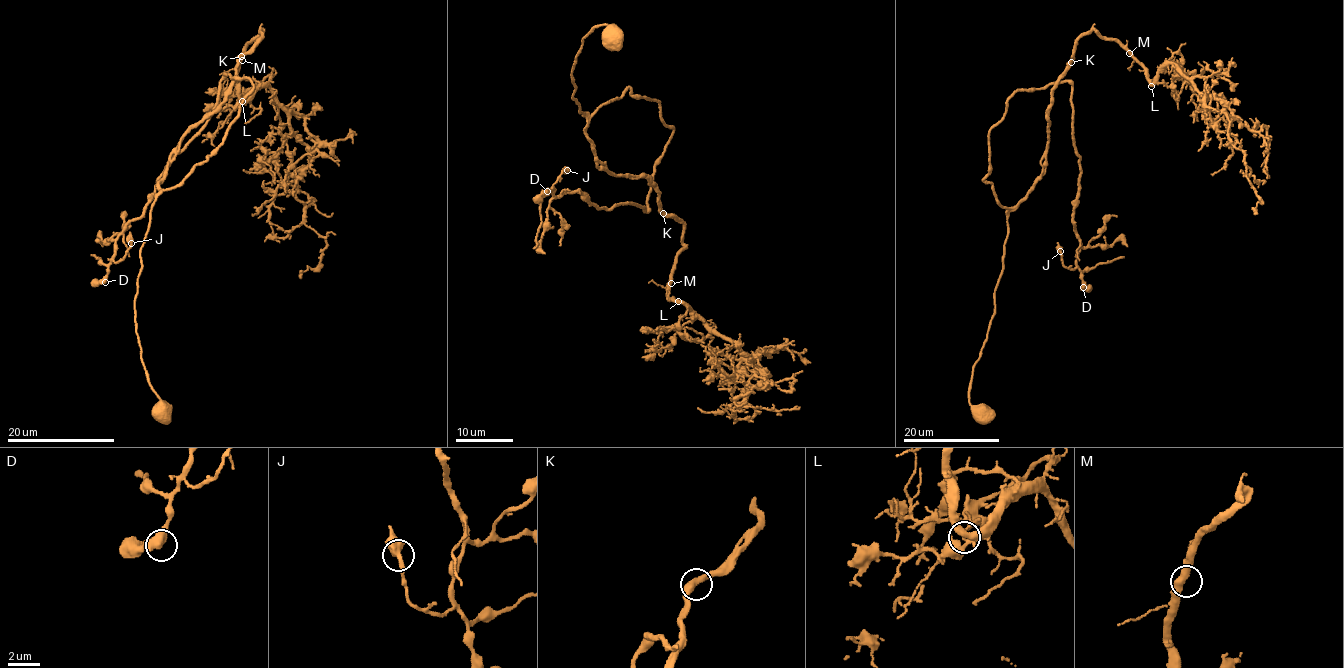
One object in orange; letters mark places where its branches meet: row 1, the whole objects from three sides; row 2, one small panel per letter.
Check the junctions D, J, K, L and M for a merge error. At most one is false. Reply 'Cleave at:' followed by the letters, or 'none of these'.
Cleave at: none of these

